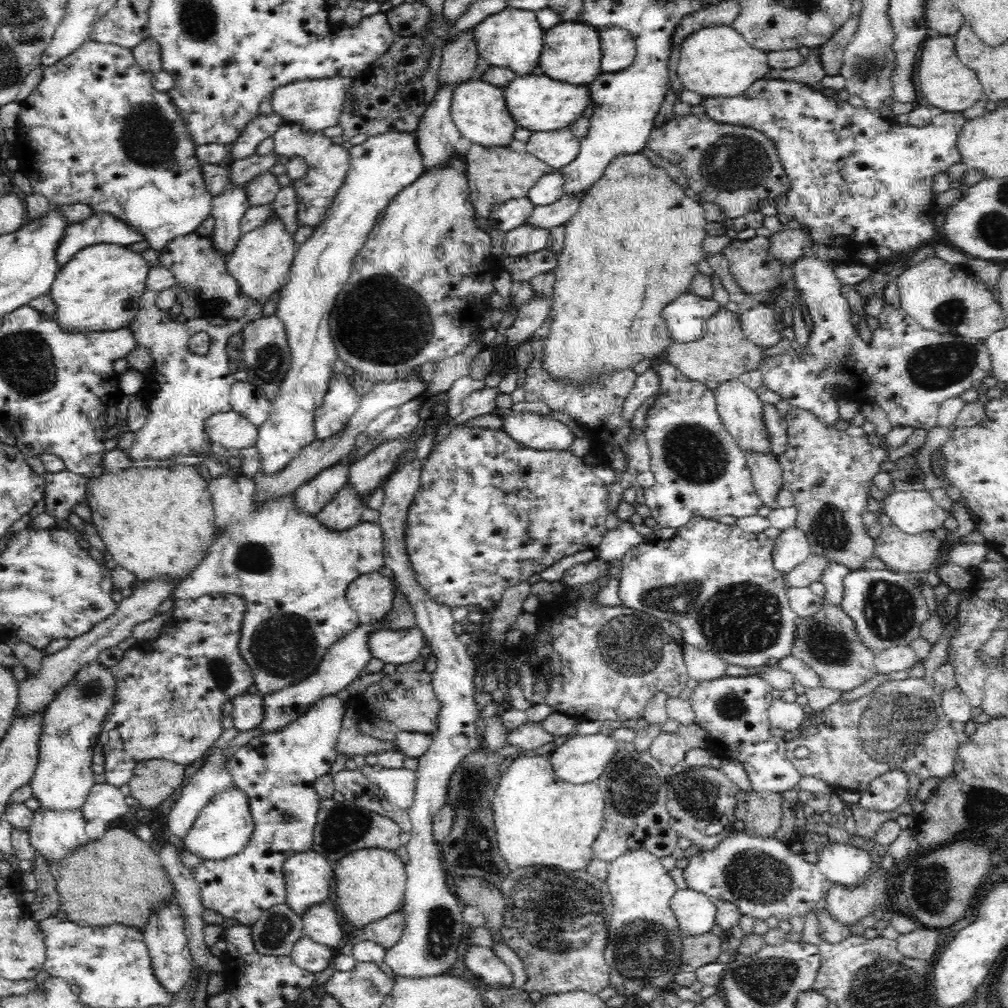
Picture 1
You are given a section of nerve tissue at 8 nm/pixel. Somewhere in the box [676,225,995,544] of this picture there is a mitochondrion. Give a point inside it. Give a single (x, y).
(941, 366)

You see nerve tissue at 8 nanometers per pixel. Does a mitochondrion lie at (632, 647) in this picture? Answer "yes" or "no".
yes

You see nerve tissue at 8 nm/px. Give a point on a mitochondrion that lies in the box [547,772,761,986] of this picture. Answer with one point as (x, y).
(647, 952)

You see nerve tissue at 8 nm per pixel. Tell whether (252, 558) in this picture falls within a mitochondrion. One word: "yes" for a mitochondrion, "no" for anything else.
yes

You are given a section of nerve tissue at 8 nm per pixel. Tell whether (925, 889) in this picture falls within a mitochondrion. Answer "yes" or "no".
yes

